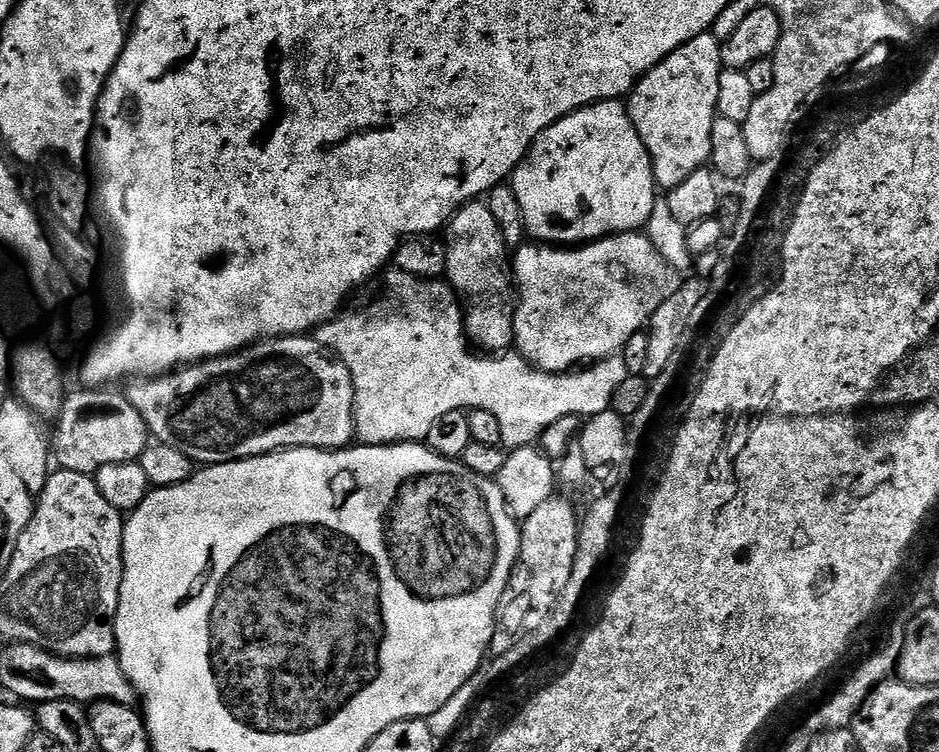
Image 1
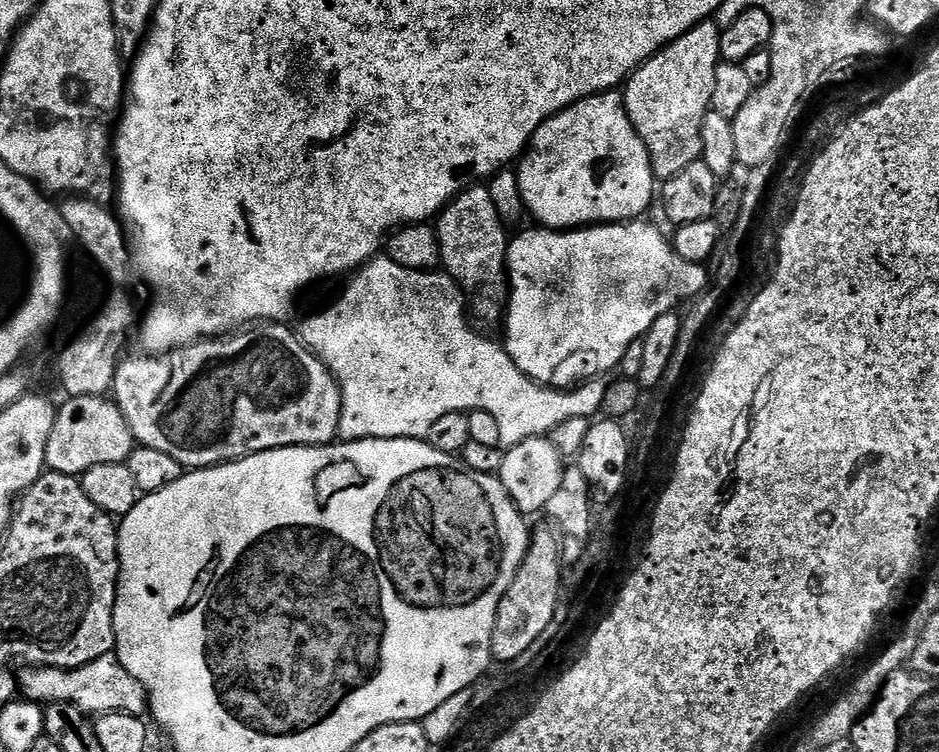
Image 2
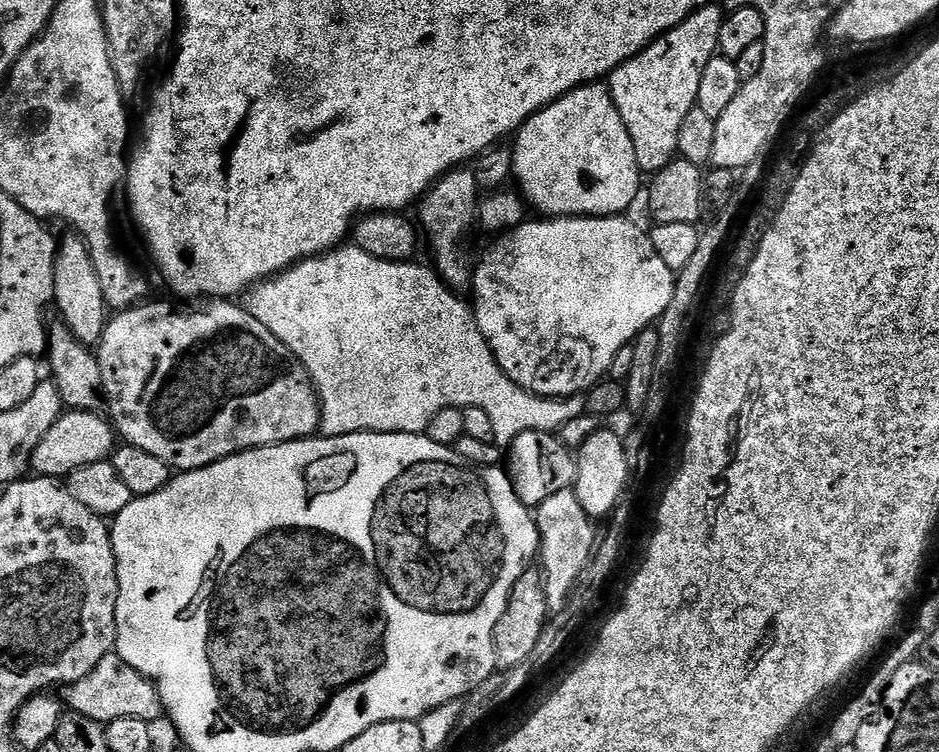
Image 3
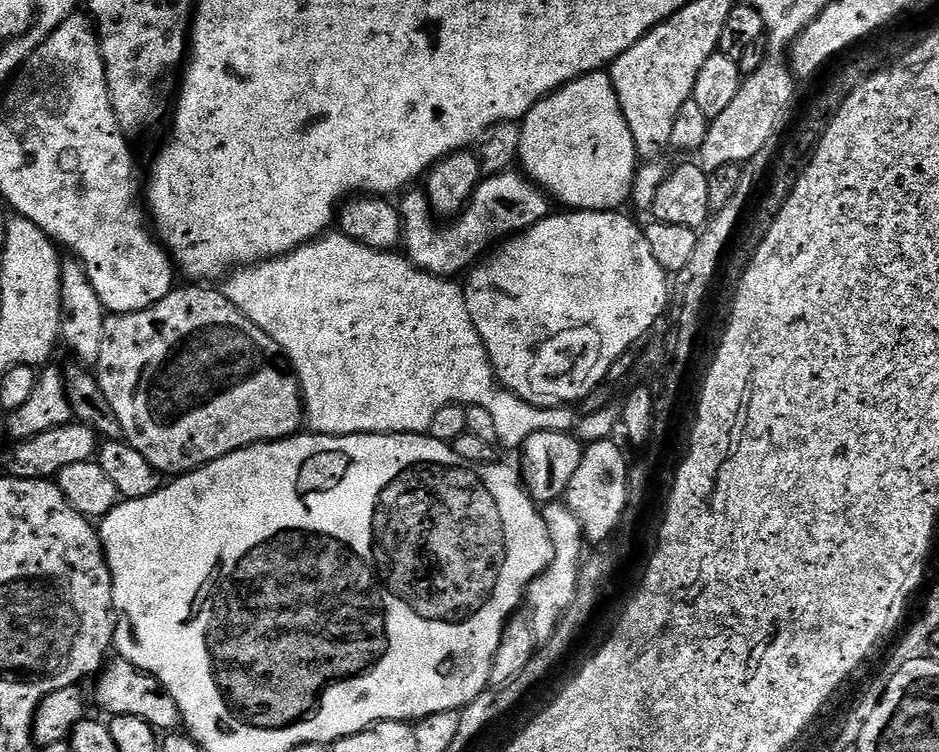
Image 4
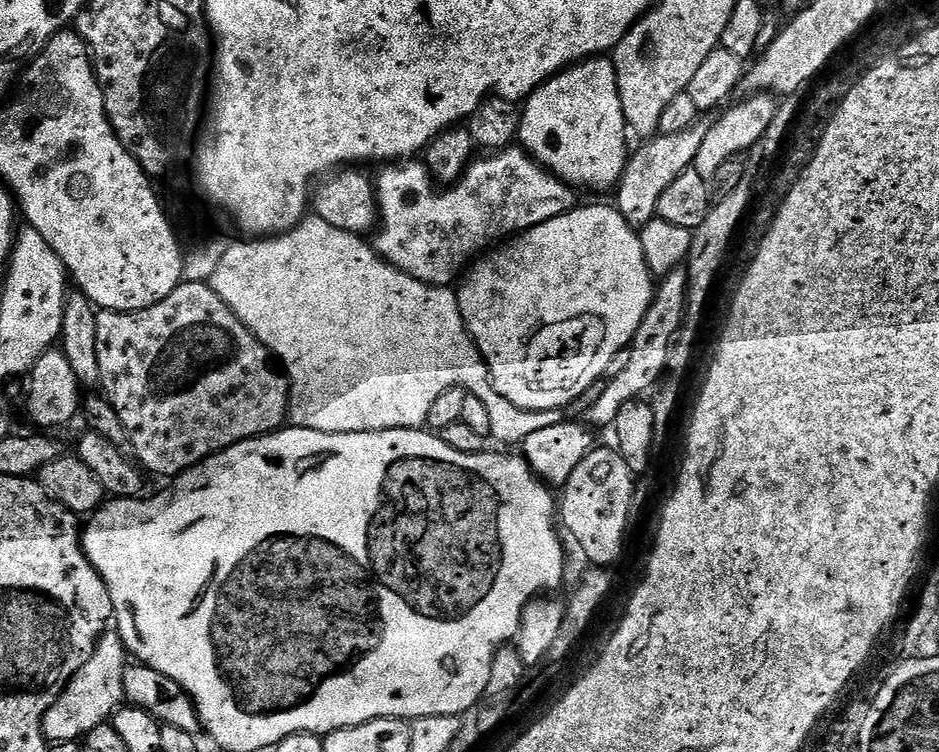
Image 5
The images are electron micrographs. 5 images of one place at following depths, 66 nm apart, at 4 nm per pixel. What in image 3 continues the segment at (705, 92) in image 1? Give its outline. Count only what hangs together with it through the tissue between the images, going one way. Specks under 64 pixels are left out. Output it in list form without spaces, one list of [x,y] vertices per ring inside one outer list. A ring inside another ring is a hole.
[[[709,2],[704,8],[697,8],[681,24],[663,32],[649,48],[645,48],[640,55],[622,62],[612,71],[611,76],[607,77],[606,83],[618,106],[618,114],[622,114],[622,122],[630,134],[630,142],[634,142],[636,161],[643,173],[661,172],[669,162],[677,159],[682,122],[686,122],[686,114],[690,114],[690,110],[696,107],[698,86],[702,83],[702,70],[706,70],[706,62],[710,62],[712,57],[717,55],[720,24],[725,15],[725,9],[716,2]]]

